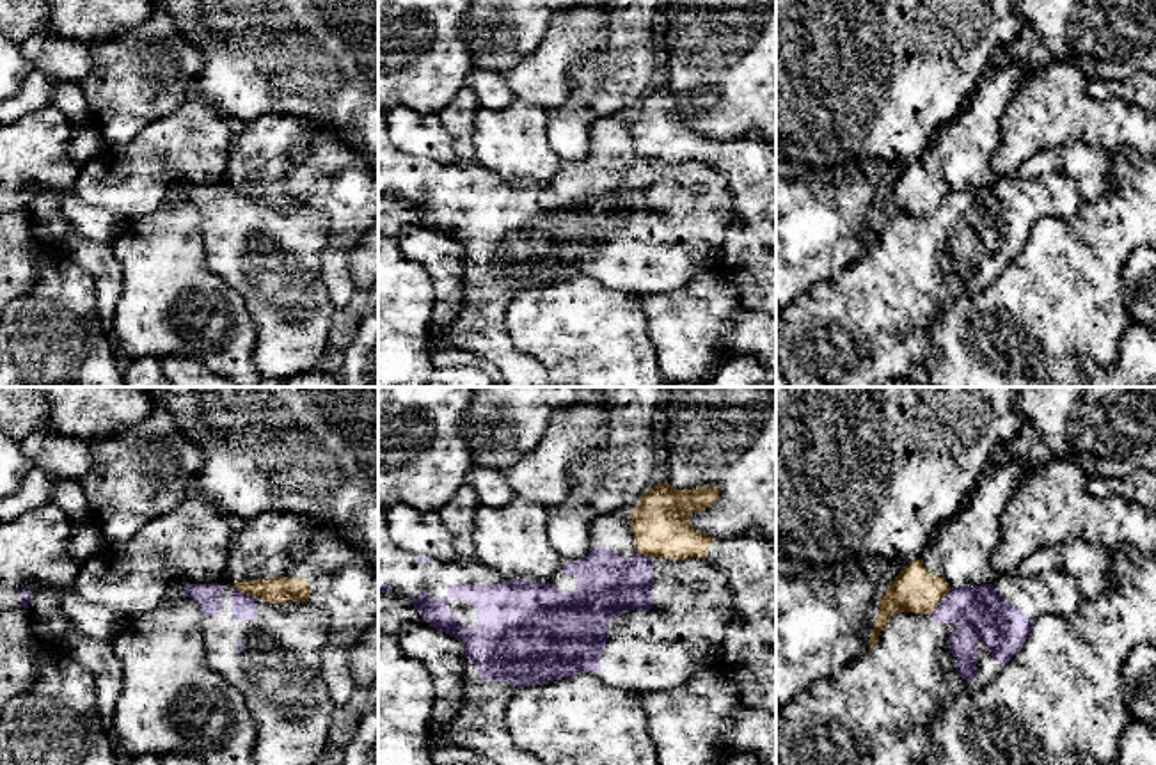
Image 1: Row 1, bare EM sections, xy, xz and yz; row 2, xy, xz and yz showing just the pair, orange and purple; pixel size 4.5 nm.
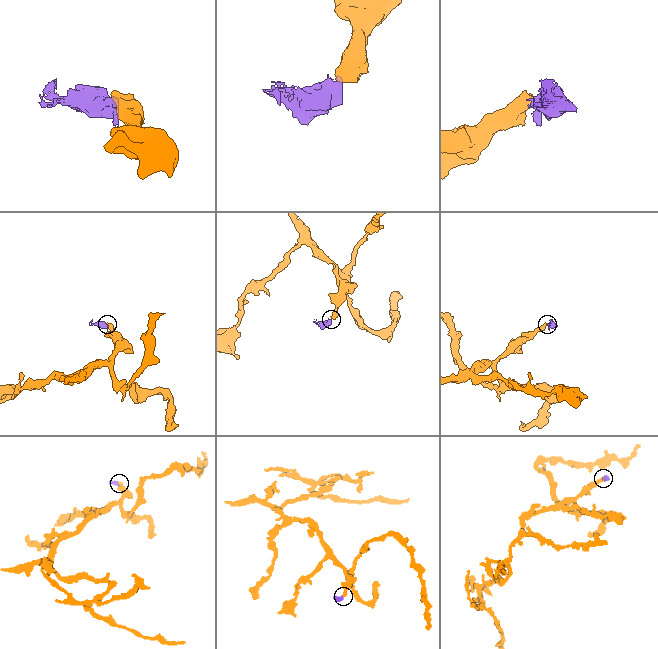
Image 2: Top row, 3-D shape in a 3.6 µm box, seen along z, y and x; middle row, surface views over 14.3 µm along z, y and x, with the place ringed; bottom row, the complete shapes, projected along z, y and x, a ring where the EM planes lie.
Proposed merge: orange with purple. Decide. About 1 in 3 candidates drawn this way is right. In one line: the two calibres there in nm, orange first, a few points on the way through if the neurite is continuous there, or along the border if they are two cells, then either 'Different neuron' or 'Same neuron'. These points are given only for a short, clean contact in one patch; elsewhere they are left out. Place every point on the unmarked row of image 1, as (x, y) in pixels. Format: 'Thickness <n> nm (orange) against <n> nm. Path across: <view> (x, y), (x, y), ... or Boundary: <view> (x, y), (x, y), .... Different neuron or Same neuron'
Thickness 200 nm (orange) against 220 nm. Boundary: yz (950, 190), (929, 215). Different neuron

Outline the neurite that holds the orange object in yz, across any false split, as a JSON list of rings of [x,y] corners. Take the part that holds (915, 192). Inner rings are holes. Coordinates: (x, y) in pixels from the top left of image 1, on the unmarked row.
[[[1002,51],[993,67],[961,112],[938,128],[922,160],[902,169],[881,197],[870,252],[895,215],[930,217],[952,190],[993,186],[1002,177],[991,167],[1000,119],[1021,87],[1042,69],[1010,62]]]

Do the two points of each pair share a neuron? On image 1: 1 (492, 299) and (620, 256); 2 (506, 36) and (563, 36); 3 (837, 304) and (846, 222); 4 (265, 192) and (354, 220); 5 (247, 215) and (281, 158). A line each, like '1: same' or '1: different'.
1: same
2: different
3: different
4: same
5: different

